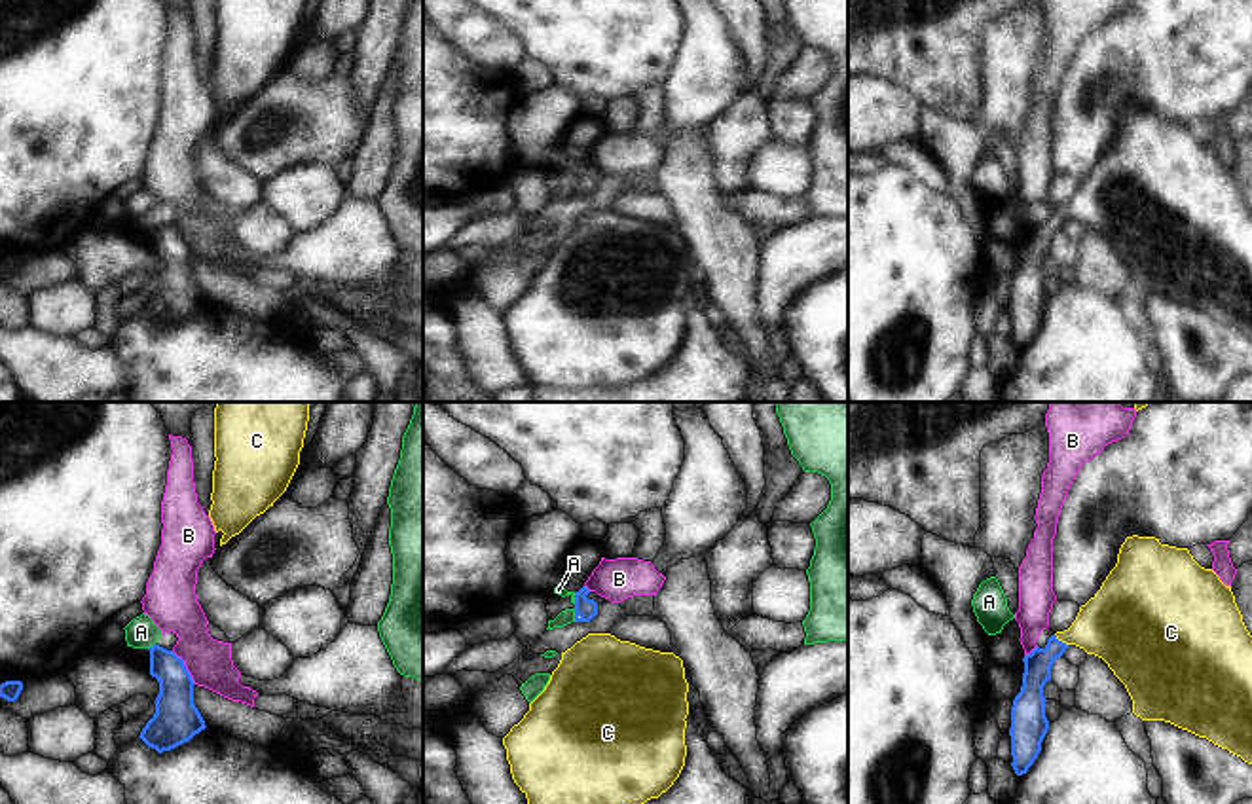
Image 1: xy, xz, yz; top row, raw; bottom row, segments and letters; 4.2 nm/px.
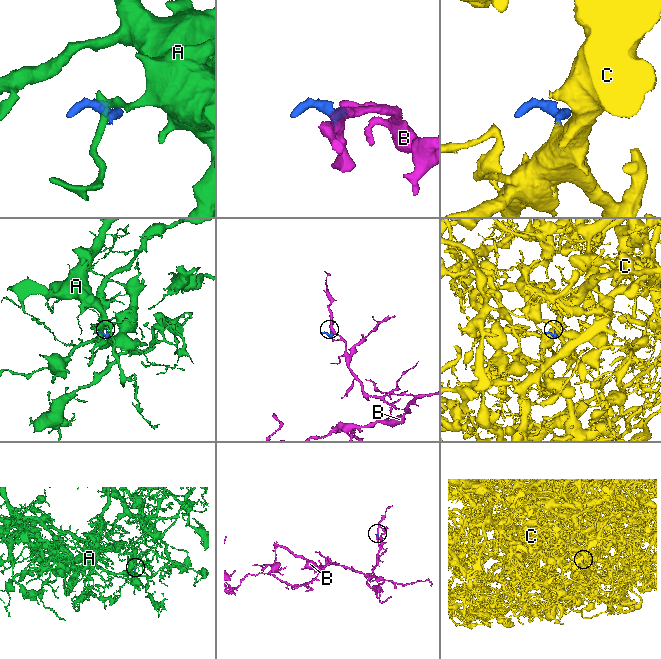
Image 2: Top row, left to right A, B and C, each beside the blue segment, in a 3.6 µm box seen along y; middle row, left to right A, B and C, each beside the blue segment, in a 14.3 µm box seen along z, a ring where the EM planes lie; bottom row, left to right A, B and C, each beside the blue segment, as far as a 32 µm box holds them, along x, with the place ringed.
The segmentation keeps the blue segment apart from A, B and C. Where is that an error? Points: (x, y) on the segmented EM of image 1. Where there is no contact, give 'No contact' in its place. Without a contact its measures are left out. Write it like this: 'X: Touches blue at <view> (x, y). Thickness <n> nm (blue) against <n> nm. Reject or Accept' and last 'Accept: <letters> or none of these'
A: Touches blue at xz (575, 615). Thickness 90 nm (blue) against 70 nm. Reject
B: Touches blue at xy (184, 666). Thickness 200 nm (blue) against 190 nm. Reject
C: Touches blue at yz (1061, 641). Thickness 120 nm (blue) against 300 nm. Accept
Accept: C.

